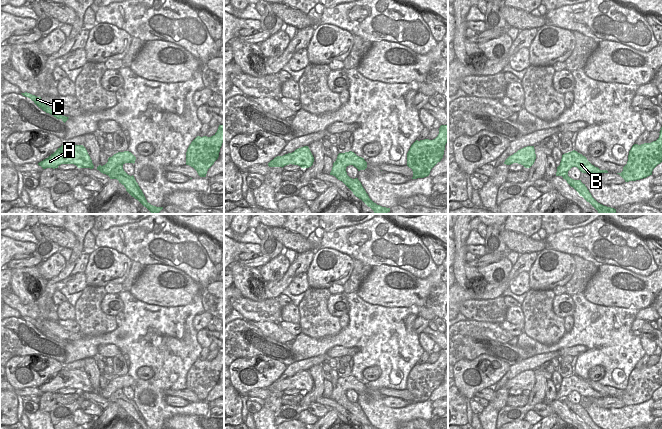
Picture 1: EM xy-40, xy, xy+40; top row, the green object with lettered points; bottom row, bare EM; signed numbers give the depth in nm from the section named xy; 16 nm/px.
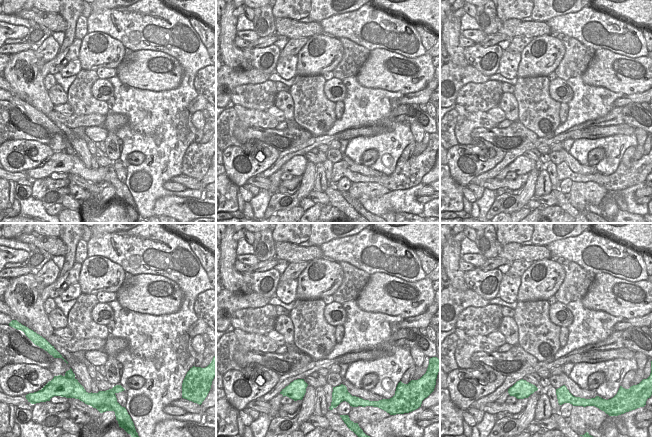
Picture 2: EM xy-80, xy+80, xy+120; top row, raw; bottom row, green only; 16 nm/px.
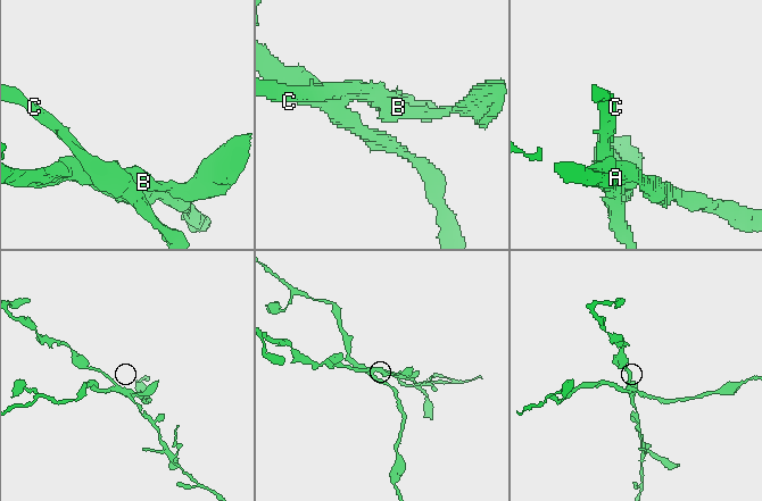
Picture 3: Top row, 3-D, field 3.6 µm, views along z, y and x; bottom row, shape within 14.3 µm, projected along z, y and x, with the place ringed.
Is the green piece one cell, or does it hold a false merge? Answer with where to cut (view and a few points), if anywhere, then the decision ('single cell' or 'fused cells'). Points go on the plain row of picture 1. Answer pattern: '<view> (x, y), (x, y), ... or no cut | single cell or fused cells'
xy-40 (85, 372), (82, 375), (82, 387), (78, 391) | fused cells

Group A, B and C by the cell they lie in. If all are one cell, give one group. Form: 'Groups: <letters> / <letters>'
Groups: A / B C

